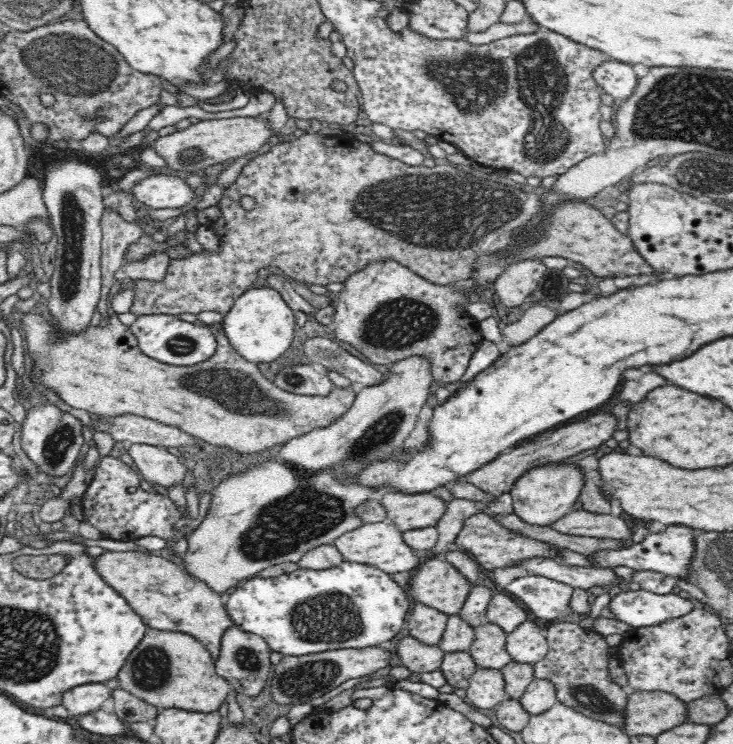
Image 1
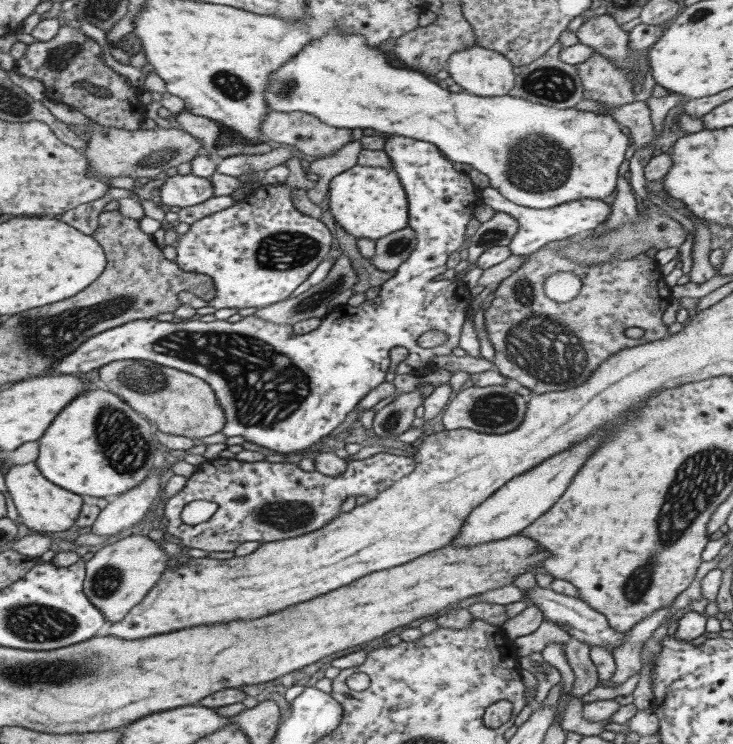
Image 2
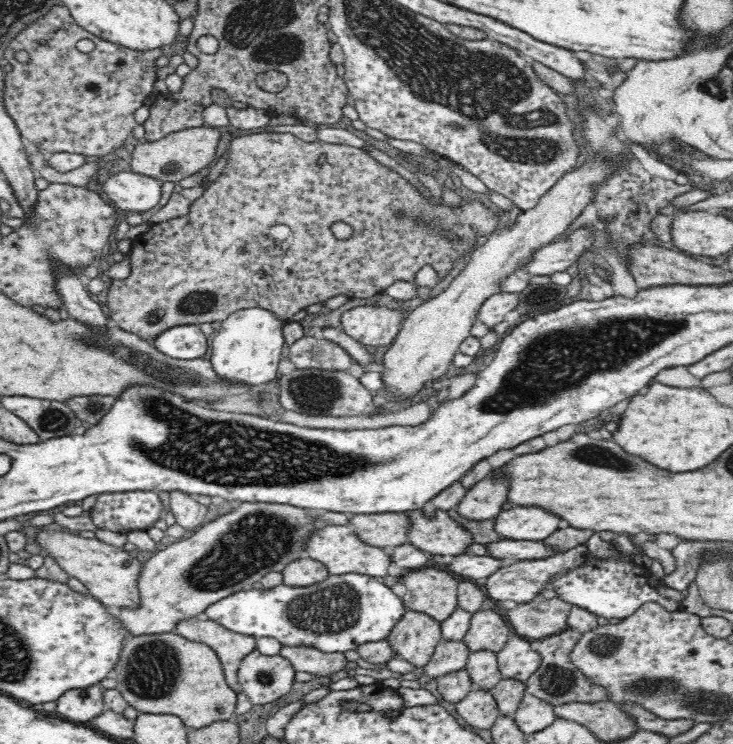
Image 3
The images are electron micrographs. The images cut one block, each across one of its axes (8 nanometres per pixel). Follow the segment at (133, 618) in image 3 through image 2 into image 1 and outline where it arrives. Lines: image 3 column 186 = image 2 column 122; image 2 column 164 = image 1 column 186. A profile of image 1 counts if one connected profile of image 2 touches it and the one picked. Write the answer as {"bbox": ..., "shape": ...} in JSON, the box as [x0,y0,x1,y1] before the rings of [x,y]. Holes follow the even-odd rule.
{"bbox":[182,358,434,593],"shape":[[[408,358],[392,364],[389,369],[390,374],[382,384],[360,387],[348,412],[334,424],[290,440],[264,464],[221,479],[212,490],[211,504],[202,523],[186,535],[189,547],[182,555],[183,568],[192,577],[203,580],[214,592],[221,593],[276,564],[299,562],[308,550],[320,544],[334,543],[339,536],[365,523],[355,510],[362,503],[382,495],[382,486],[363,486],[359,482],[359,474],[367,466],[404,456],[404,441],[411,436],[425,410],[430,384],[434,382],[429,361],[424,358]]]}

